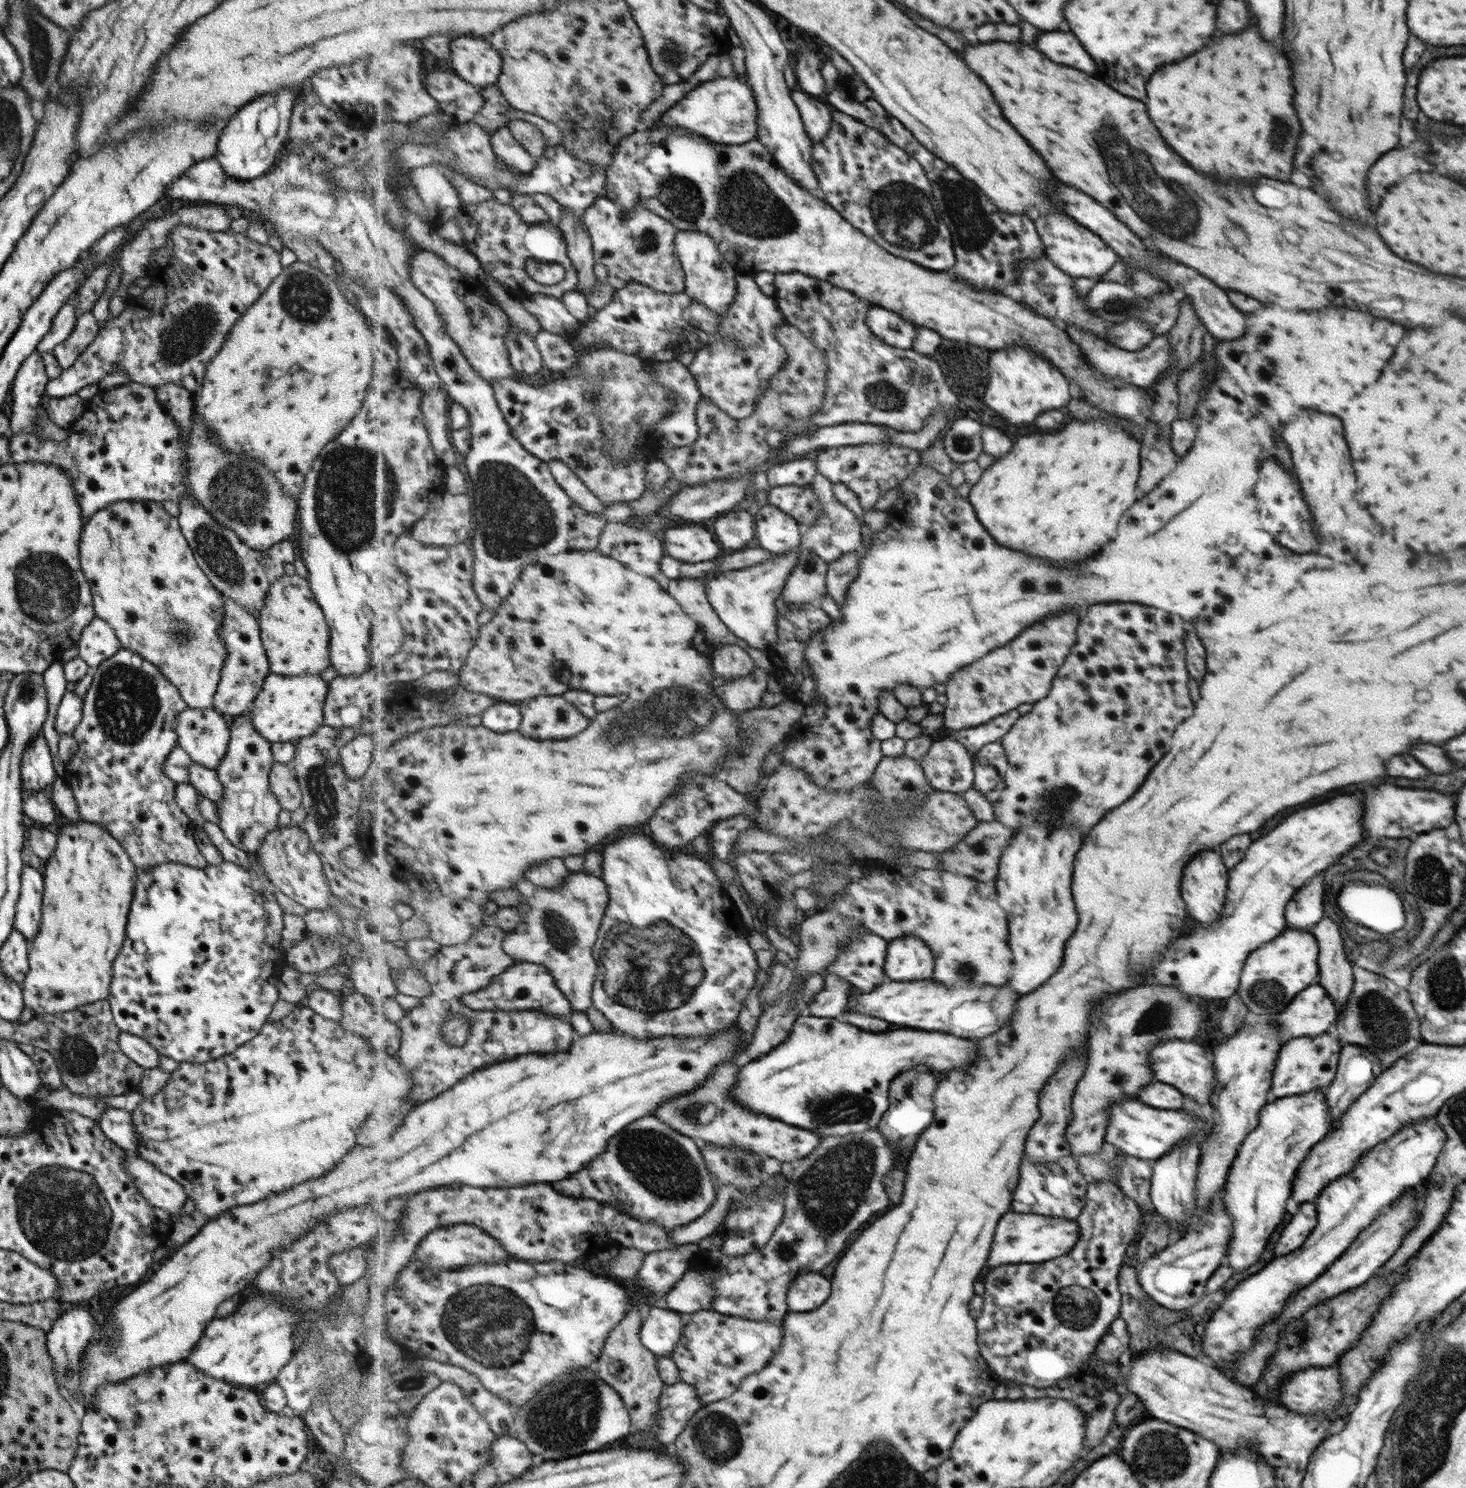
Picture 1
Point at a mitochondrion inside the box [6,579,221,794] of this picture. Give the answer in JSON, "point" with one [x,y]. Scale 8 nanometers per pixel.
{"point":[126,703]}

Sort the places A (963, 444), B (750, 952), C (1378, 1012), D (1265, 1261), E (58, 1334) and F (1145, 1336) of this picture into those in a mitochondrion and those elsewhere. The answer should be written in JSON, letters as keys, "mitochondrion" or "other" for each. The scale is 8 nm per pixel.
{"A":"mitochondrion","B":"other","C":"mitochondrion","D":"other","E":"other","F":"other"}

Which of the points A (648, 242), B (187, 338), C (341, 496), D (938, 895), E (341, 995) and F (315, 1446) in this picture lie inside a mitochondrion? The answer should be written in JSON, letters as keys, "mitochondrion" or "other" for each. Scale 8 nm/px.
{"A":"mitochondrion","B":"mitochondrion","C":"mitochondrion","D":"other","E":"other","F":"other"}

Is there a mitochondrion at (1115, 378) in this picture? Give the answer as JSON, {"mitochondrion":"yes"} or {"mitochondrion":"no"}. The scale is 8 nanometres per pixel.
{"mitochondrion":"no"}

